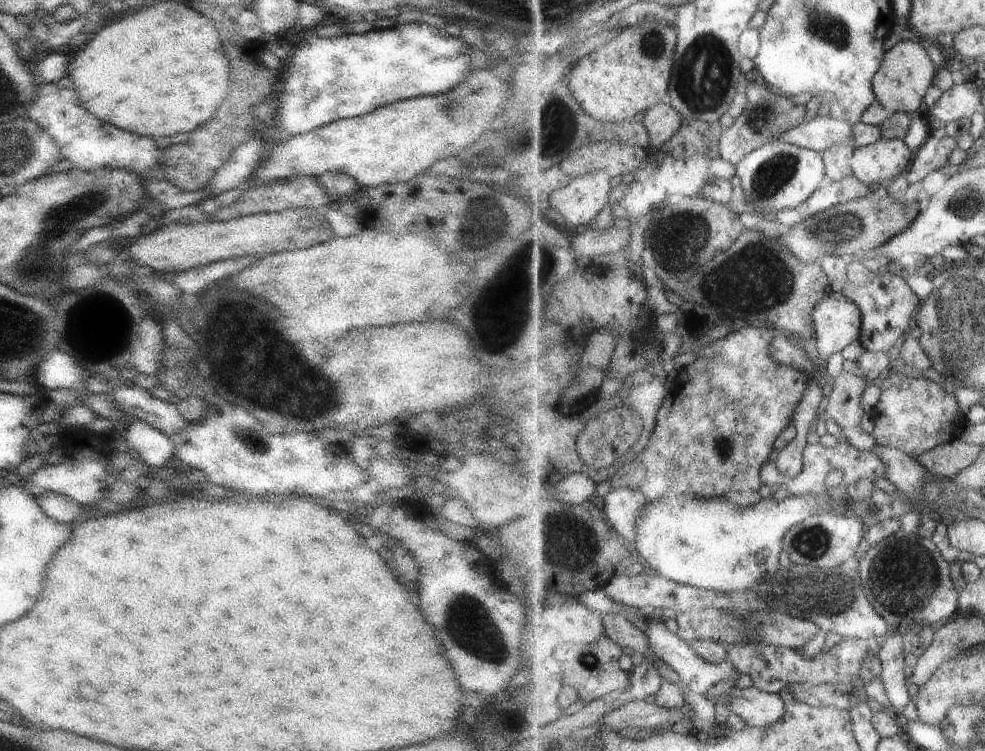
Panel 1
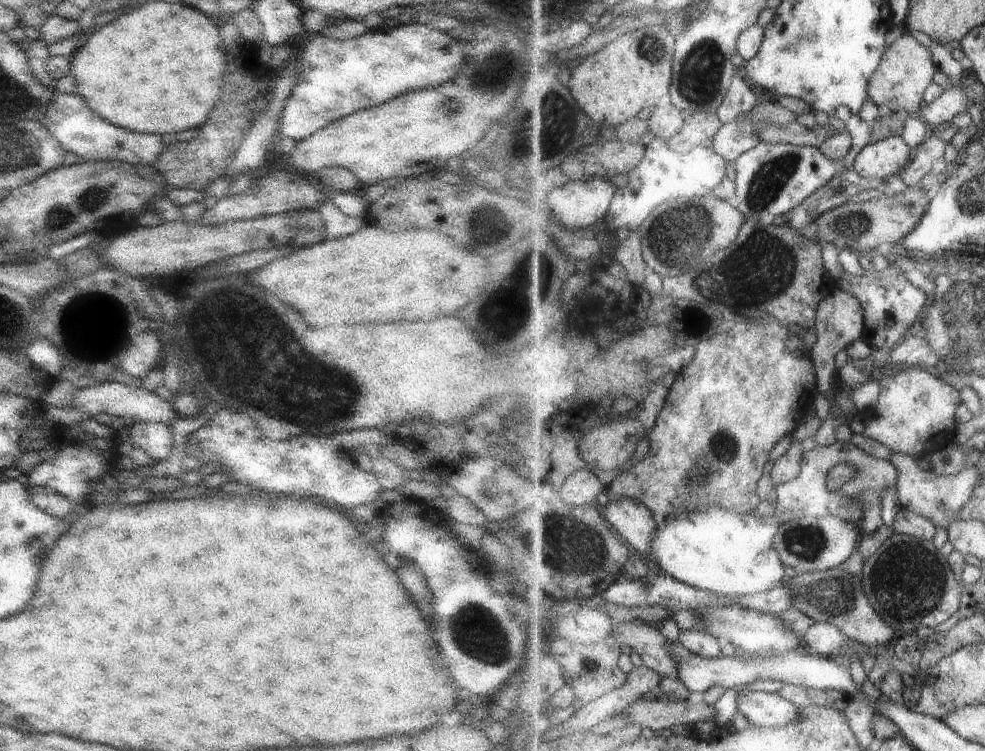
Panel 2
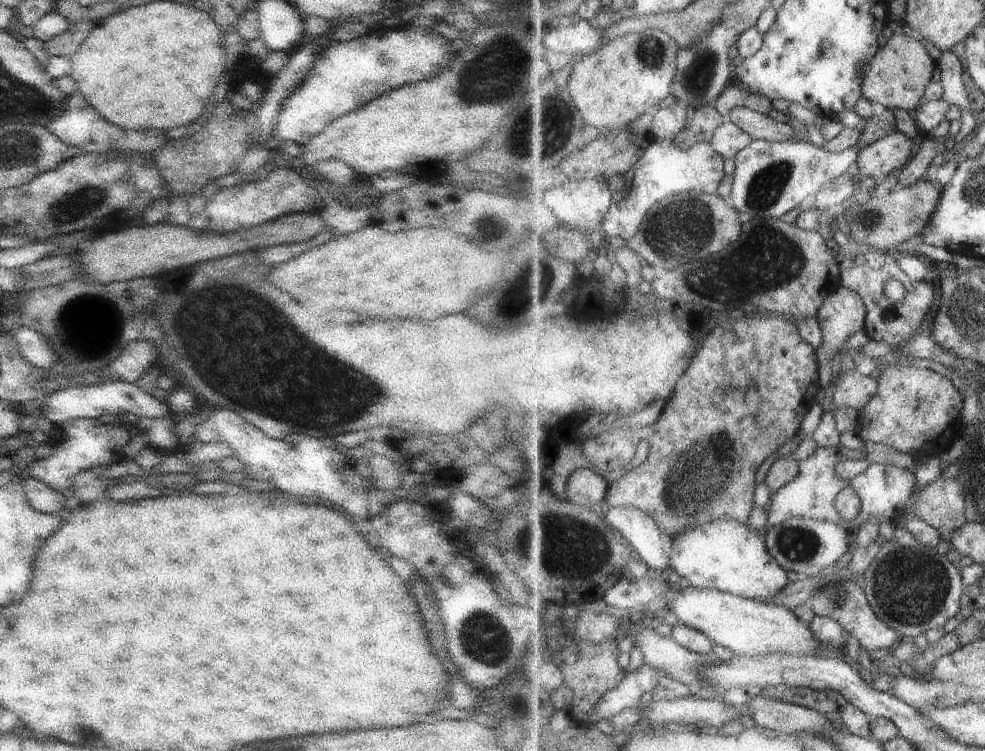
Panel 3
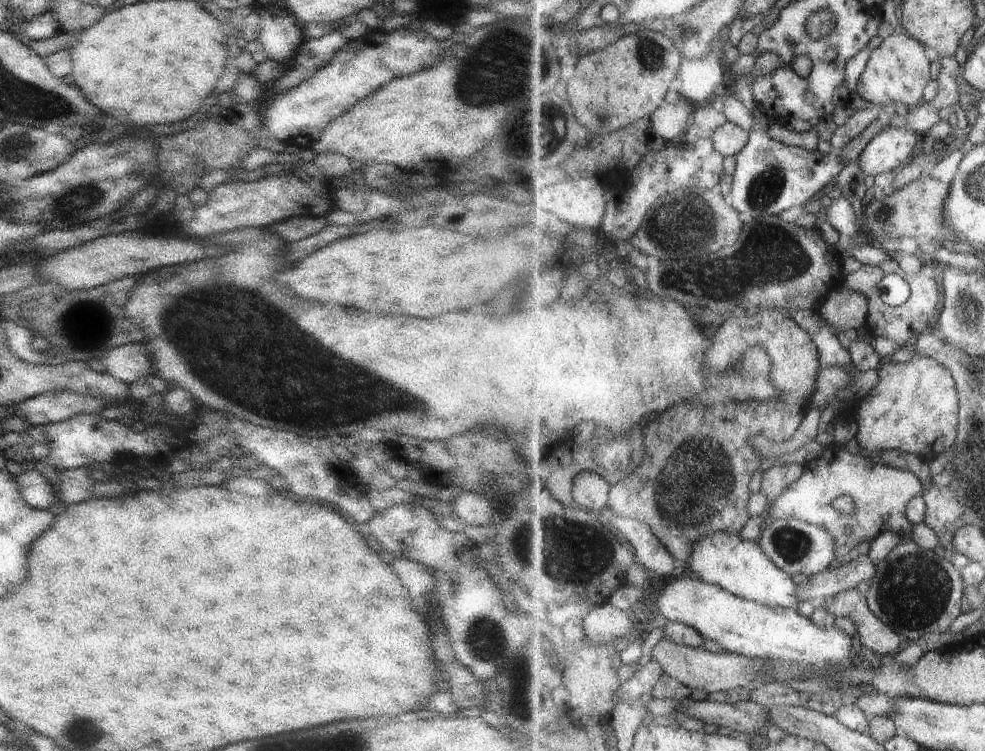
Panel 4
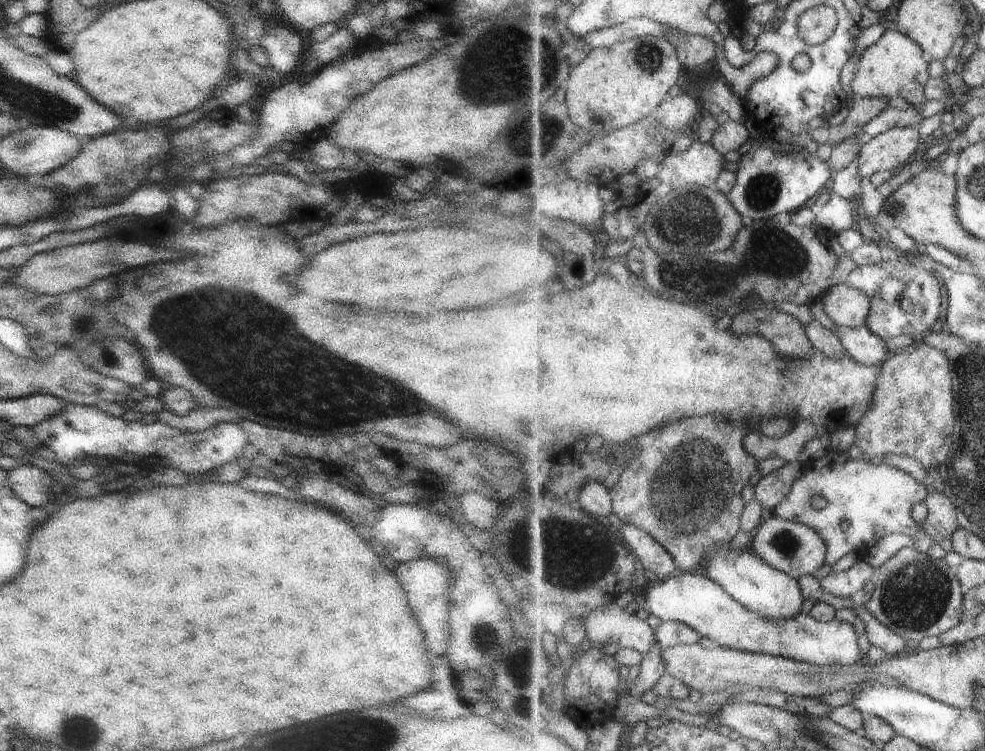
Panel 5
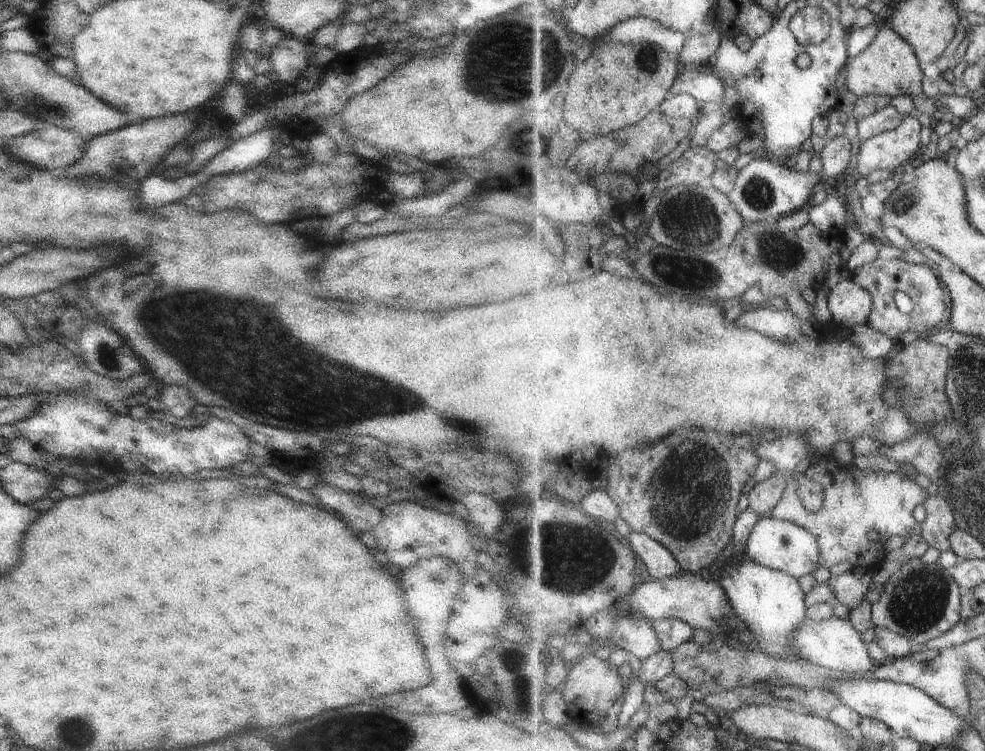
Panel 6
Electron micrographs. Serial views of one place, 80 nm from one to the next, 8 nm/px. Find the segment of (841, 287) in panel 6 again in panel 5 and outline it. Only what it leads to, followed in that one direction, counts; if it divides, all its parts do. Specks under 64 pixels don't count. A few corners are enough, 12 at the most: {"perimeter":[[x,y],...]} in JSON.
{"perimeter":[[847,283],[833,285],[820,301],[842,327],[867,324],[870,296]]}

